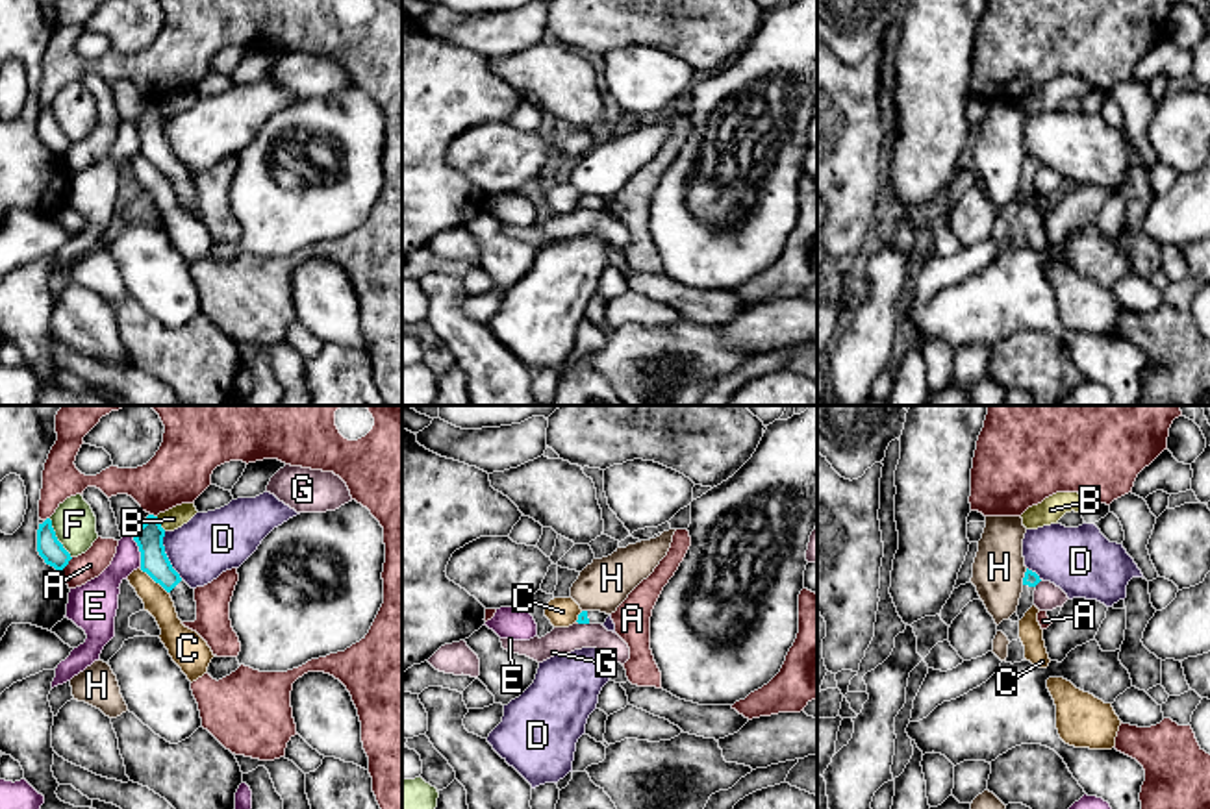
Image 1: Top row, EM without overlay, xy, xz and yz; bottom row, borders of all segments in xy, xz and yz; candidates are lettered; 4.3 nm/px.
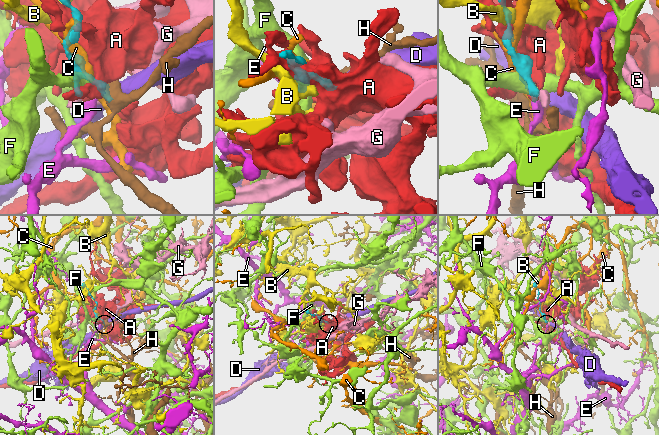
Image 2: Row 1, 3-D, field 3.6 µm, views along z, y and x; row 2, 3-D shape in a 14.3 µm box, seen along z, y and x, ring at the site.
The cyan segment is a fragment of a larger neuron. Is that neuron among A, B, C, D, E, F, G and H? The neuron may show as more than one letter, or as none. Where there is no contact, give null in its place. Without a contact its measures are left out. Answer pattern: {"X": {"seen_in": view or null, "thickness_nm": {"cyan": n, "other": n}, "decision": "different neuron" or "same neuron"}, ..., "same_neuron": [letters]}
{"A": {"seen_in": "xy", "thickness_nm": {"cyan": 100, "other": 120}, "decision": "different neuron"}, "B": {"seen_in": "xy", "thickness_nm": {"cyan": 120, "other": 90}, "decision": "different neuron"}, "C": {"seen_in": "xy", "thickness_nm": {"cyan": 120, "other": 120}, "decision": "different neuron"}, "D": {"seen_in": "xy", "thickness_nm": {"cyan": 120, "other": 280}, "decision": "different neuron"}, "E": {"seen_in": "xy", "thickness_nm": {"cyan": 120, "other": 140}, "decision": "different neuron"}, "F": {"seen_in": "xy", "thickness_nm": {"cyan": 100, "other": 190}, "decision": "different neuron"}, "G": {"seen_in": "yz", "thickness_nm": {"cyan": 70, "other": 120}, "decision": "different neuron"}, "H": {"seen_in": "yz", "thickness_nm": {"cyan": 70, "other": 220}, "decision": "different neuron"}, "same_neuron": []}

